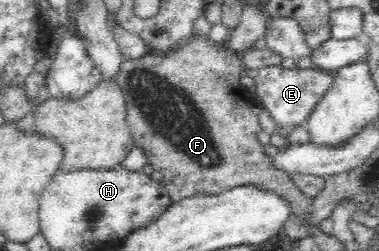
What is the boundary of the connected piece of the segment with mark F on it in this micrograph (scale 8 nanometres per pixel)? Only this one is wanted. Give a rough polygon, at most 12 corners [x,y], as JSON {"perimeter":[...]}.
{"perimeter":[[196,35],[123,59],[115,80],[171,203],[273,168],[241,54]]}

